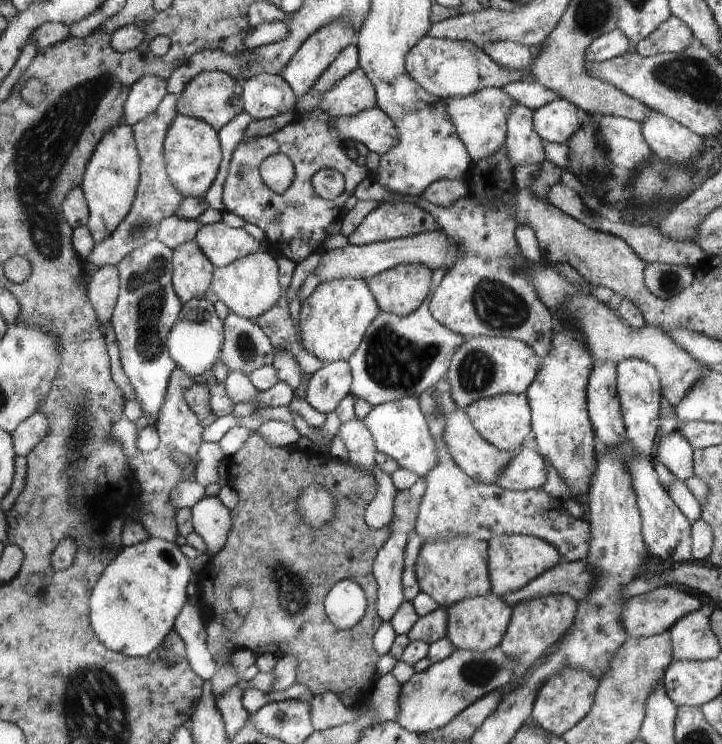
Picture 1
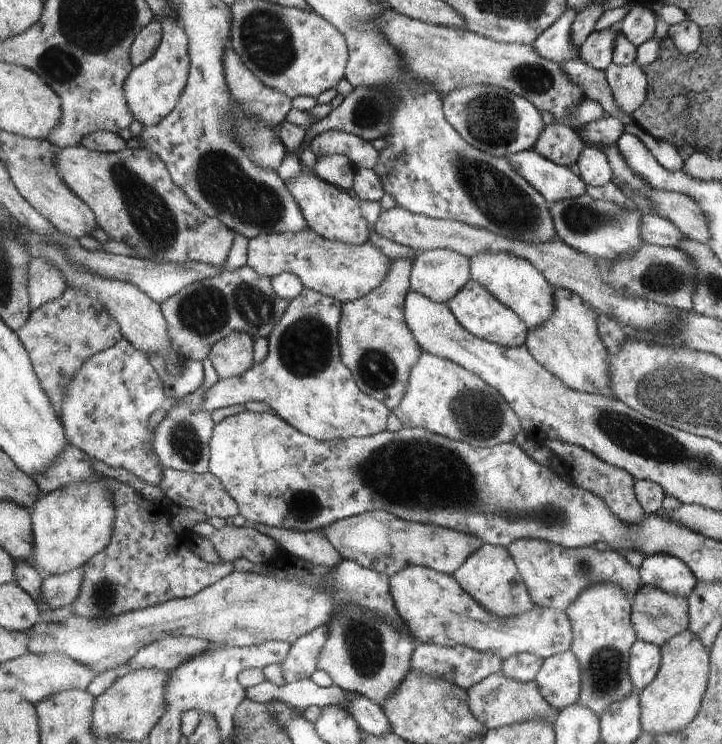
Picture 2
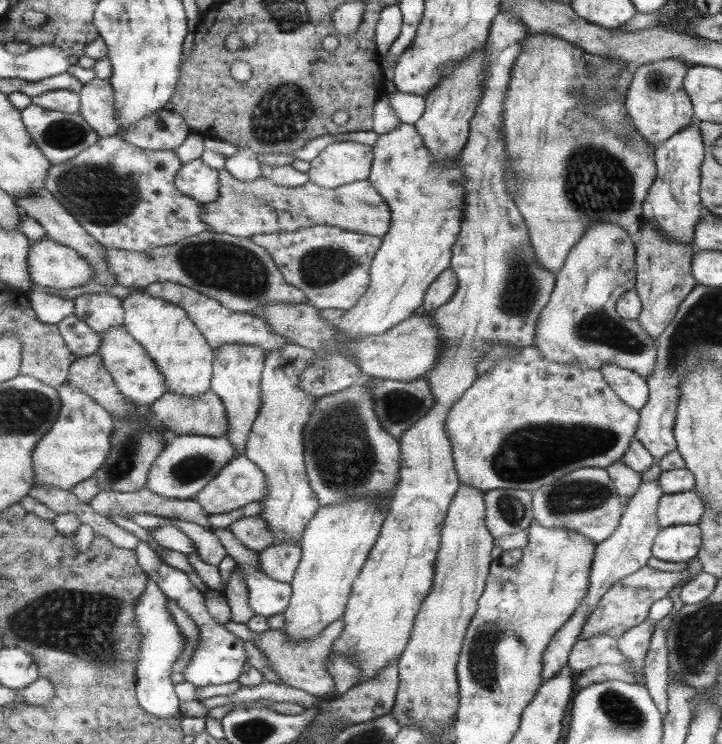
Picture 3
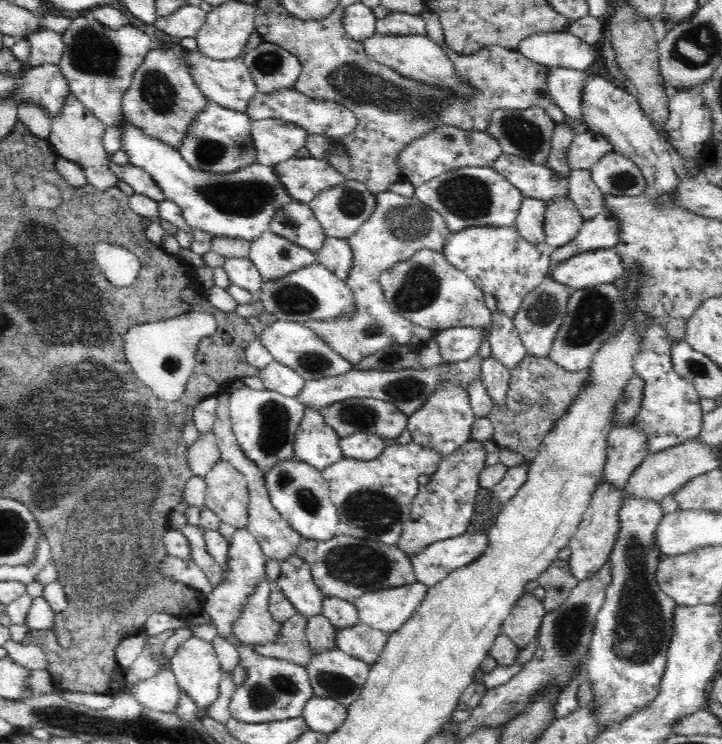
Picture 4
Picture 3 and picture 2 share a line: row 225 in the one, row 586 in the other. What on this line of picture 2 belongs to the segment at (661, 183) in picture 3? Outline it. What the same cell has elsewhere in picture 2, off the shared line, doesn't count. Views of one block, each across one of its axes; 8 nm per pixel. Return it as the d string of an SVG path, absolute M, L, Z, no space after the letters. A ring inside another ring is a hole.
M667 554L643 557L638 571L644 586L655 587L664 594L685 600L698 582L683 562Z

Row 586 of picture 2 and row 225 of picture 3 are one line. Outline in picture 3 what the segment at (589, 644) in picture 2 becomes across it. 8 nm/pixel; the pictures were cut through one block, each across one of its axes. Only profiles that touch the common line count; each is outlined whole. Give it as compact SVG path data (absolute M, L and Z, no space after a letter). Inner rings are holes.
M593 224L573 248L536 326L534 345L546 359L599 370L605 363L618 364L644 379L652 374L656 344L636 321L625 320L616 309L621 295L634 289L632 240L617 224Z

